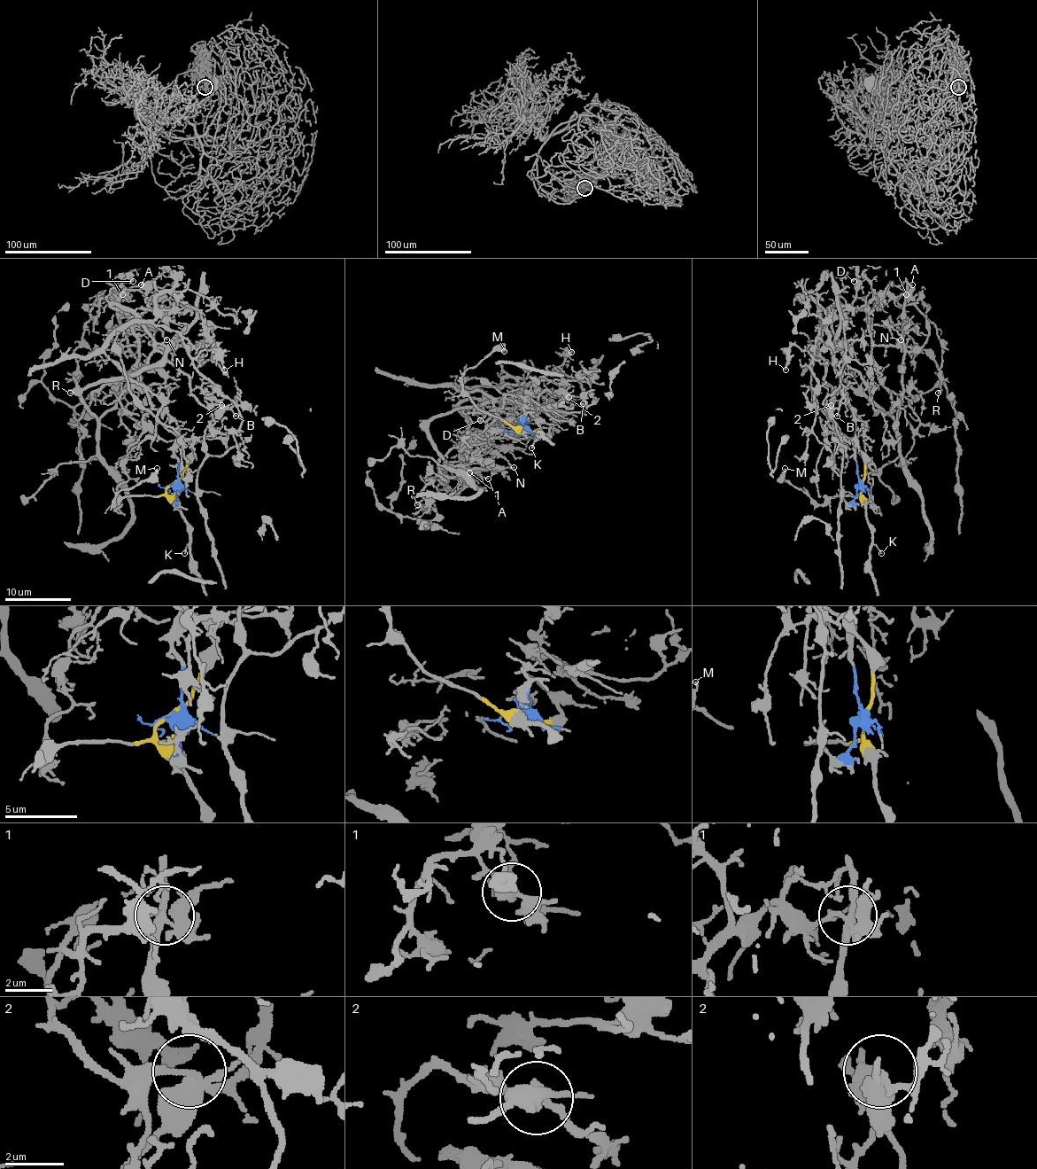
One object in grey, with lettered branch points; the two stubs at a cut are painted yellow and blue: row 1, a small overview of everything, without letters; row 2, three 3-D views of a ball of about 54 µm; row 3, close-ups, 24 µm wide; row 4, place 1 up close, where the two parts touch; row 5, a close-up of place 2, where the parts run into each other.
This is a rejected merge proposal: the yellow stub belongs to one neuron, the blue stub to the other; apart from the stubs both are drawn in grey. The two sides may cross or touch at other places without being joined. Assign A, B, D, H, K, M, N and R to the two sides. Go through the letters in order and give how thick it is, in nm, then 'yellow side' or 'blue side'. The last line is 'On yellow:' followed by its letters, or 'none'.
A: calibre 180 nm; blue side
B: calibre 130 nm; blue side
D: calibre 150 nm; blue side
H: calibre 170 nm; blue side
K: calibre 120 nm; yellow side
M: calibre 190 nm; yellow side
N: calibre 130 nm; blue side
R: calibre 150 nm; blue side
On yellow: K, M

